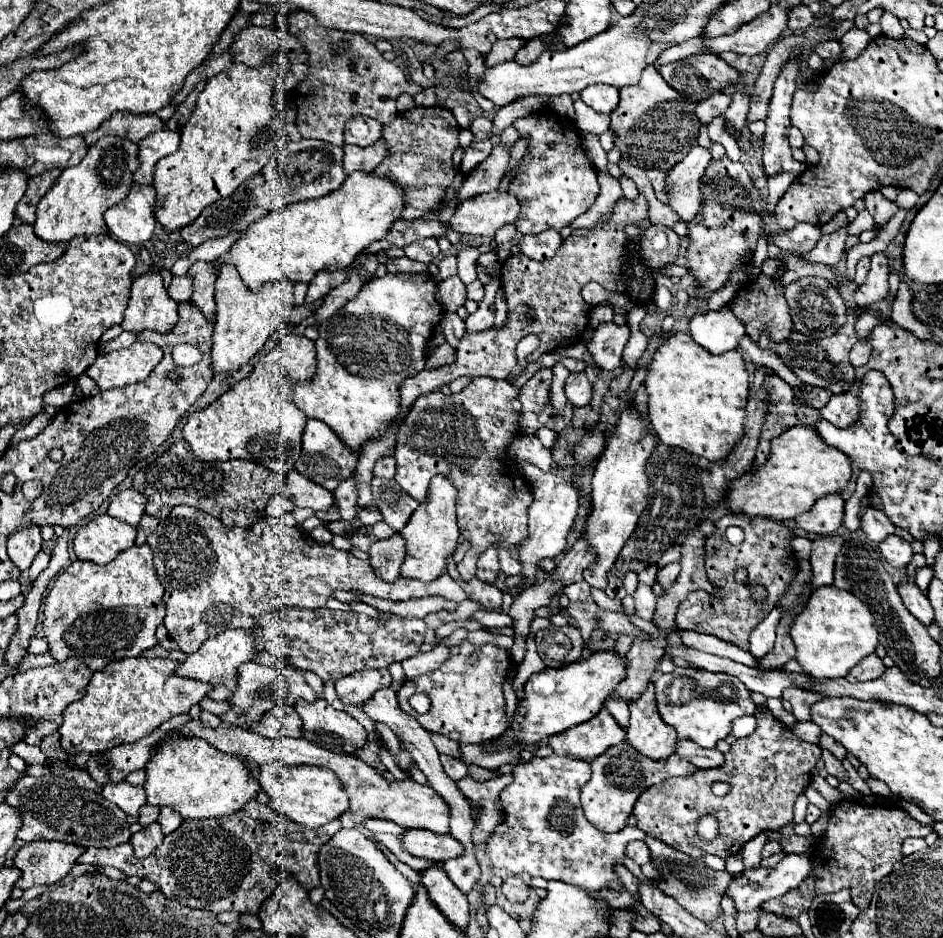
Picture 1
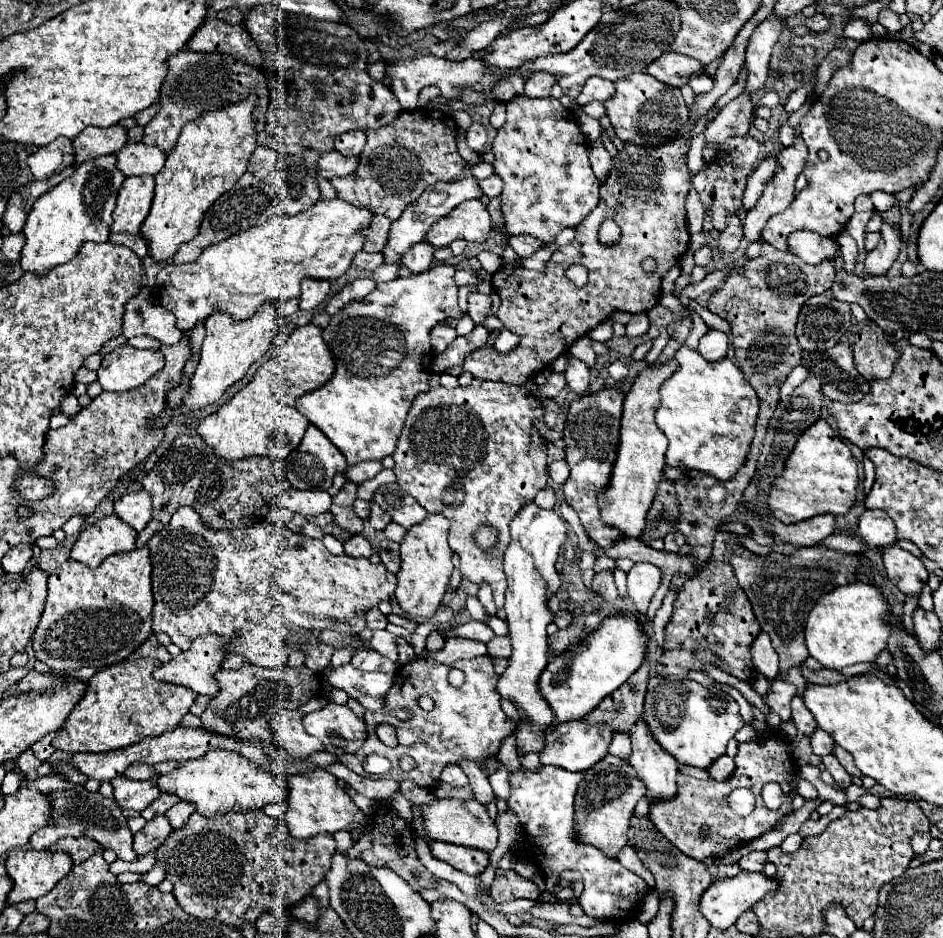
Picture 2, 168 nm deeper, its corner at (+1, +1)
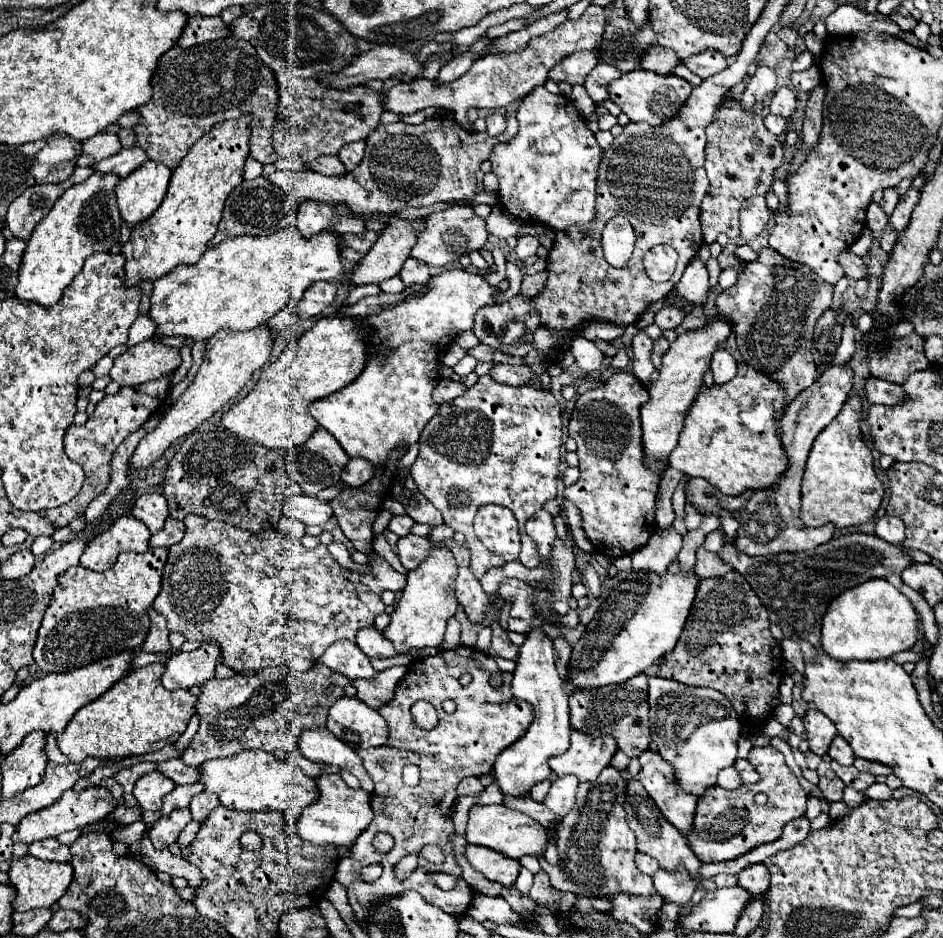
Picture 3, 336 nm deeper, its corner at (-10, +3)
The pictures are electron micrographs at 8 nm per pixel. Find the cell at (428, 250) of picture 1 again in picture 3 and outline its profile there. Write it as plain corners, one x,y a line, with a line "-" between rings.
409,257
405,263
403,263
403,269
401,269
401,279
405,285
411,285
411,283
427,283
427,279
431,277
429,275
429,265
427,263
421,263
419,259
413,259

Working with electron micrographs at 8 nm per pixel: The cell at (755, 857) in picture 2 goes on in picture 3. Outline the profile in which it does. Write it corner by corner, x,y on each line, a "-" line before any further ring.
755,863
751,867
745,867
739,871
739,885
747,887
747,891
755,891
755,895
761,895
765,889
769,889
769,869
763,863

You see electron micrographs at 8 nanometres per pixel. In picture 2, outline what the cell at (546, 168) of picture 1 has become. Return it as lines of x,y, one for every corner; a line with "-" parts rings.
520,95
506,103
506,123
498,129
492,151
496,155
494,173
504,181
500,201
506,229
510,235
526,233
544,243
550,243
562,229
578,227
582,219
598,205
600,181
590,169
586,143
588,139
582,135
576,117
558,99
532,99

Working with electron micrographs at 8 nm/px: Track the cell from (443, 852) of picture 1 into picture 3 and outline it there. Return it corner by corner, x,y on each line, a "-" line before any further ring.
467,845
465,857
473,869
483,873
491,881
499,881
503,885
513,885
519,875
519,861
499,855
497,851
491,851
487,847
479,845

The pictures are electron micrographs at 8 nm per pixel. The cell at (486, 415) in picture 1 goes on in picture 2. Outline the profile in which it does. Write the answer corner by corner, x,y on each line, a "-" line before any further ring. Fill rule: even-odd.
474,379
468,387
456,387
456,389
444,389
444,387
438,387
438,389
430,389
428,393
422,393
416,397
408,417
406,417
406,425
402,429
402,435
398,439
398,449
394,453
394,473
396,473
396,479
398,479
398,485
408,493
412,495
428,513
440,513
444,515
450,523
452,523
452,531
448,533
448,543
450,543
450,549
454,553
460,555
460,573
464,579
468,579
470,583
488,583
492,587
492,595
494,595
494,603
498,609
504,607
504,591
506,591
506,577
504,577
504,569
502,569
502,559
504,559
504,549
508,547
508,541
510,541
510,521
516,517
516,513
524,507
524,503
532,503
536,493
540,489
546,487
546,481
548,481
548,469
546,469
546,451
548,451
548,441
538,433
538,429
534,427
536,421
544,421
544,413
546,413
546,407
544,403
540,403
526,387
516,387
516,385
508,385
508,383
494,383
494,381
480,381
480,379
-
482,523
492,523
498,531
500,531
500,543
492,549
492,551
482,551
478,549
474,543
472,543
472,531
478,529

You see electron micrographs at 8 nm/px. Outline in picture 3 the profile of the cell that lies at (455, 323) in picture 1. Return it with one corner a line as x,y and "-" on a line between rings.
479,343
479,345
473,347
473,349
467,349
467,355
475,357
479,363
523,363
521,357
505,355
505,353
501,353
501,351
495,351
493,347
483,345
483,343

